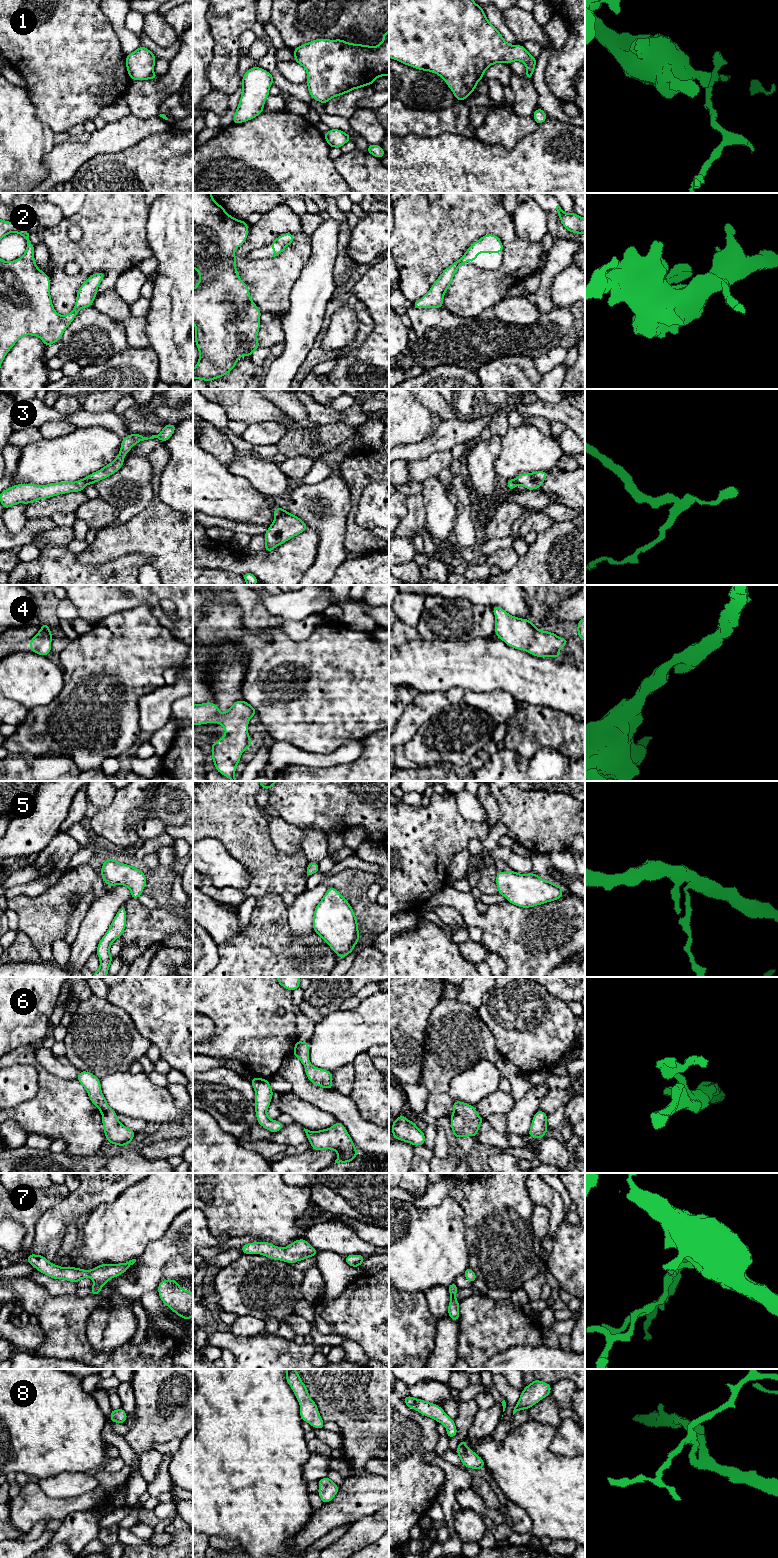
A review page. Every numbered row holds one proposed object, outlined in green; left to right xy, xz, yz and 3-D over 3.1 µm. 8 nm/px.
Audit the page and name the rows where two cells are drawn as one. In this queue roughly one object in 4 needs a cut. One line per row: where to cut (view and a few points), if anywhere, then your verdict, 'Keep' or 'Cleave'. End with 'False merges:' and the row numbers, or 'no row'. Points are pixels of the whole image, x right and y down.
1: Split along xy (152, 72), (149, 78). Cleave
2: No split. Keep
3: Split along xz (285, 510), (275, 519). Cleave
4: No split. Keep
5: No split. Keep
6: No split. Keep
7: No split. Keep
8: No split. Keep
False merges: 1, 3

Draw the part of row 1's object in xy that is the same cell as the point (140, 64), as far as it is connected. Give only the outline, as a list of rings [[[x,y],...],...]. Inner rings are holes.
[[[140,46],[125,56],[127,72],[131,80],[148,80],[154,71],[155,55],[146,47]]]

